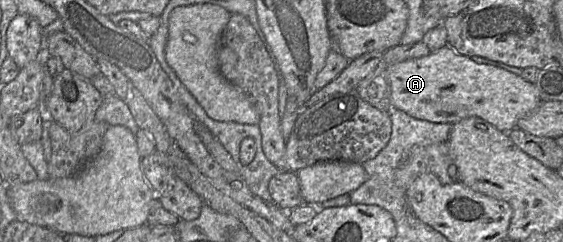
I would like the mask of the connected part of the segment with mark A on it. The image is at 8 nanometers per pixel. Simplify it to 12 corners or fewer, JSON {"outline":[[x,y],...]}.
{"outline":[[450,46],[390,65],[391,106],[508,132],[542,102]]}

